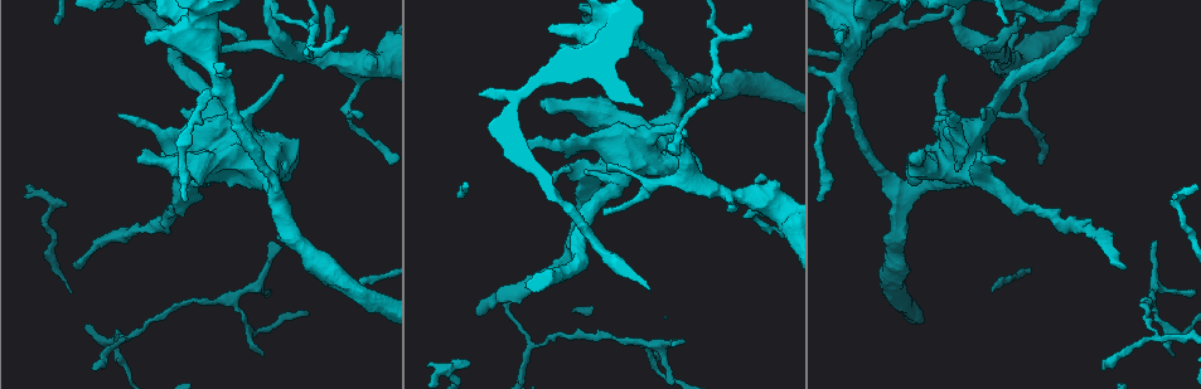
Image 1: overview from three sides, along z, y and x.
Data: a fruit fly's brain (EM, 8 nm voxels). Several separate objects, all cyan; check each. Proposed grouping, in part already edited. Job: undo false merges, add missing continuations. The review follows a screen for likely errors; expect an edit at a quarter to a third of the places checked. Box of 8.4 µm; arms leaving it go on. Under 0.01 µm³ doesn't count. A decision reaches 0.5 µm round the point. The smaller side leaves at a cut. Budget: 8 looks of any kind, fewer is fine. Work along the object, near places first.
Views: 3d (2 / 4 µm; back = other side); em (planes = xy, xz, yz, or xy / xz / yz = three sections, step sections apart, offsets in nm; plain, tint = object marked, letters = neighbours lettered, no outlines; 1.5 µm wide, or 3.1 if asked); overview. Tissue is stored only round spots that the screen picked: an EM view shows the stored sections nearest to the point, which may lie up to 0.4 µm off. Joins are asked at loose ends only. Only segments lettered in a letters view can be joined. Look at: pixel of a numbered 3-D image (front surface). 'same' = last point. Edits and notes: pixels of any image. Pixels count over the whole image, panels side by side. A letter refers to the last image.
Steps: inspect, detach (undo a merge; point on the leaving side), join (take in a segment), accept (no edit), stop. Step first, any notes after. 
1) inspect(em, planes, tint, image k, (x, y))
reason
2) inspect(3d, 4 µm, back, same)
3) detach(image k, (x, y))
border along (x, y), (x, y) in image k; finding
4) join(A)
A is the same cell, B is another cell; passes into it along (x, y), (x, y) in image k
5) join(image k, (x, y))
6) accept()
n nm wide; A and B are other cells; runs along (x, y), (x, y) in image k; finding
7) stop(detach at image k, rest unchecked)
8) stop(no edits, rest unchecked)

inspect(3d, 2 µm, image 1, (360, 114))
tapers out

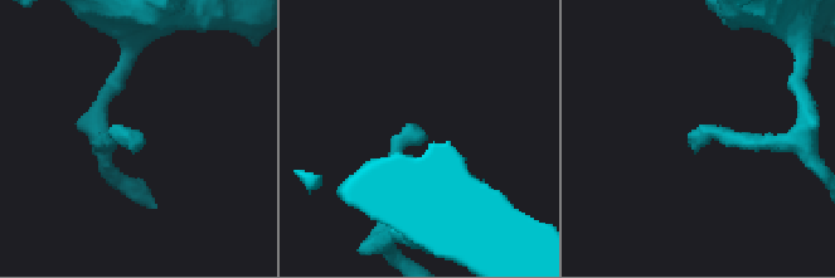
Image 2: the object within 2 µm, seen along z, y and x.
inspect(em, xy, step 8, tint, image 2, (696, 134))

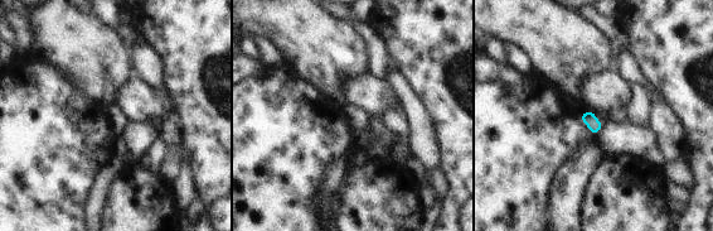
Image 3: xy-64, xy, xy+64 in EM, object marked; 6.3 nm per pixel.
inspect(em, xy, step 8, letters, same)

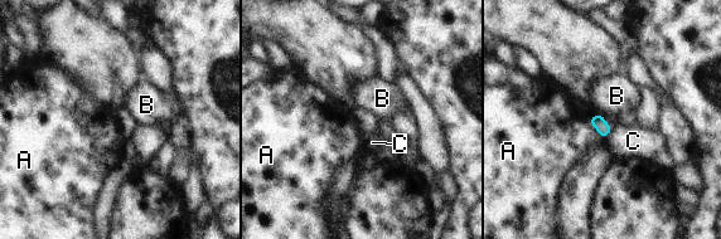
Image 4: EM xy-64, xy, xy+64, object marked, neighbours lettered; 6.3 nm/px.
accept()
90 nm wide; A, B and C are other cells; border along (598, 113), (603, 116) in image 4; none of them fits

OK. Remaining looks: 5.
inspect(3d, 4 µm, image 1, (1081, 232))
a narrow waist

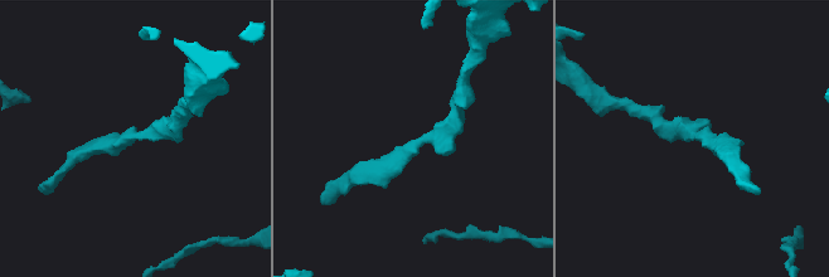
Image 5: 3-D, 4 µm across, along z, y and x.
inspect(em, planes, letters, image 5, (695, 138))
now the EM

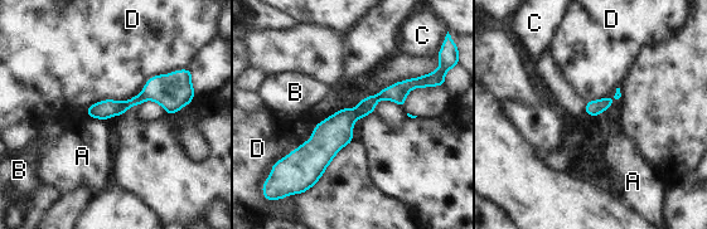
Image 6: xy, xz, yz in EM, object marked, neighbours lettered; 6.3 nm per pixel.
accept()
100 nm wide; A, B, C and D are other cells; border along (88, 116), (103, 121) in image 6; one neuron here

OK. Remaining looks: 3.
inspect(em, yz, step 8, tint, image 1, (749, 26))
thin end

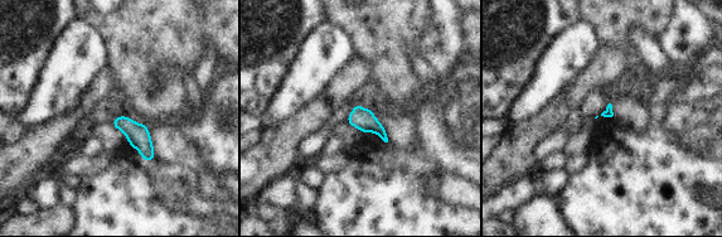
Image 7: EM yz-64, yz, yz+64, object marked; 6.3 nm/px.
inspect(em, planes, tint, same)
another direction

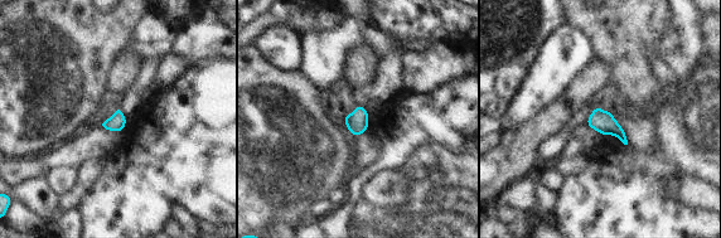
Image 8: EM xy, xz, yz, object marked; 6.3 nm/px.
inspect(em, planes, letters, same)
what lies round it

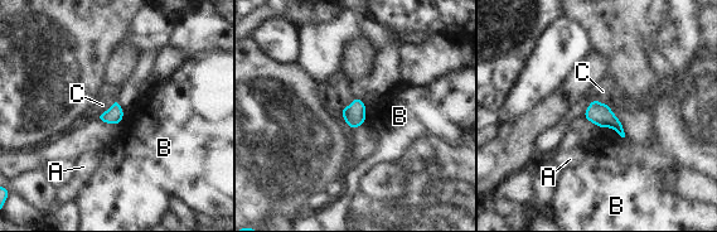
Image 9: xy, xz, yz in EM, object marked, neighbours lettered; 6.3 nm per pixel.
accept()
B touches over 220 nm; A, B and C are other cells; border along (591, 100), (608, 104) in image 9; none of them fits

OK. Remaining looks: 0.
stop(no edits, rest unchecked)

